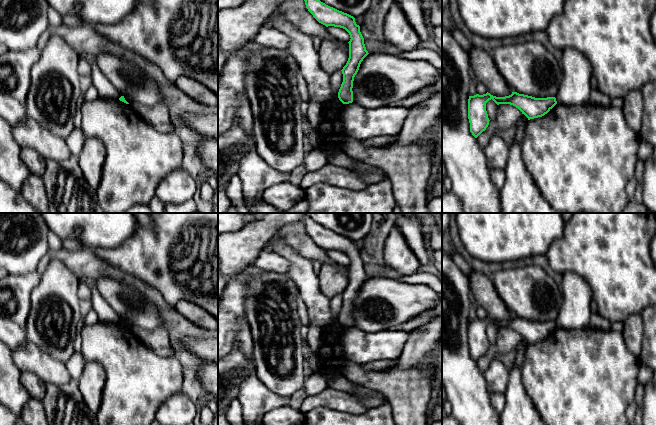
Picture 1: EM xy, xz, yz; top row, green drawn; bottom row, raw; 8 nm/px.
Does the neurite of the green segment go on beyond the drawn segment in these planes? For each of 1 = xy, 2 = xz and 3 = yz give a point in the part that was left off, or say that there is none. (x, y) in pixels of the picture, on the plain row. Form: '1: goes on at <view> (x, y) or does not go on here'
1: does not go on here
2: does not go on here
3: does not go on here

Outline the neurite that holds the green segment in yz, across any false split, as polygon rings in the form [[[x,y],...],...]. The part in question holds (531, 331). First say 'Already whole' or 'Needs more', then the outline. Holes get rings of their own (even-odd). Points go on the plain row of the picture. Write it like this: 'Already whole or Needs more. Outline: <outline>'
Already whole. Outline: [[[512,316],[505,321],[496,321],[490,317],[483,319],[476,318],[468,323],[468,343],[470,356],[477,362],[489,349],[489,342],[486,335],[486,327],[493,324],[497,329],[510,328],[518,332],[528,344],[542,341],[547,338],[556,328],[555,321],[535,322],[532,320]]]

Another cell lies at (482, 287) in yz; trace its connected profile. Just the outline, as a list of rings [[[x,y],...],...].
[[[476,270],[466,275],[469,279],[471,293],[478,305],[486,310],[488,317],[496,321],[505,321],[512,318],[513,315],[500,299],[491,277]]]

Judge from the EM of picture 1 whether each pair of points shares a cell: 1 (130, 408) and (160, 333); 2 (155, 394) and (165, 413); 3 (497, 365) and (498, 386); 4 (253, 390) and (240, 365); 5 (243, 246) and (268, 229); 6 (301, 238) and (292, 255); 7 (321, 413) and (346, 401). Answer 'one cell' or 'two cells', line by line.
1: two cells
2: two cells
3: one cell
4: two cells
5: one cell
6: two cells
7: two cells

